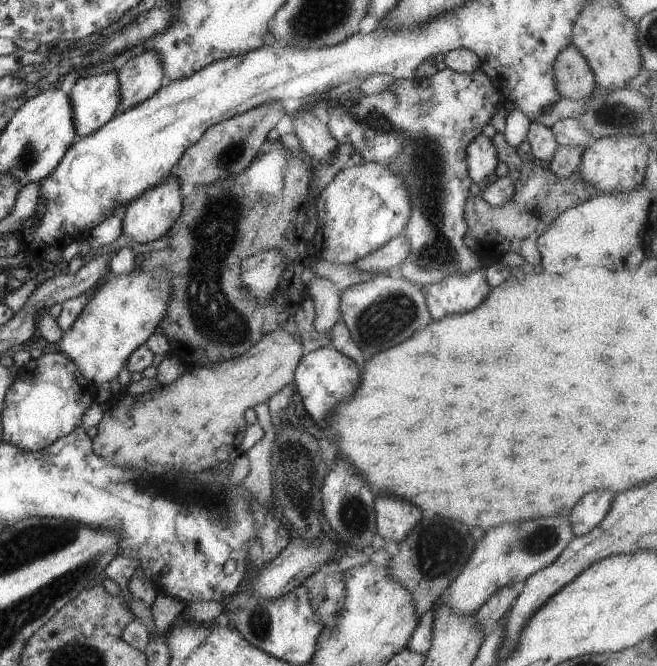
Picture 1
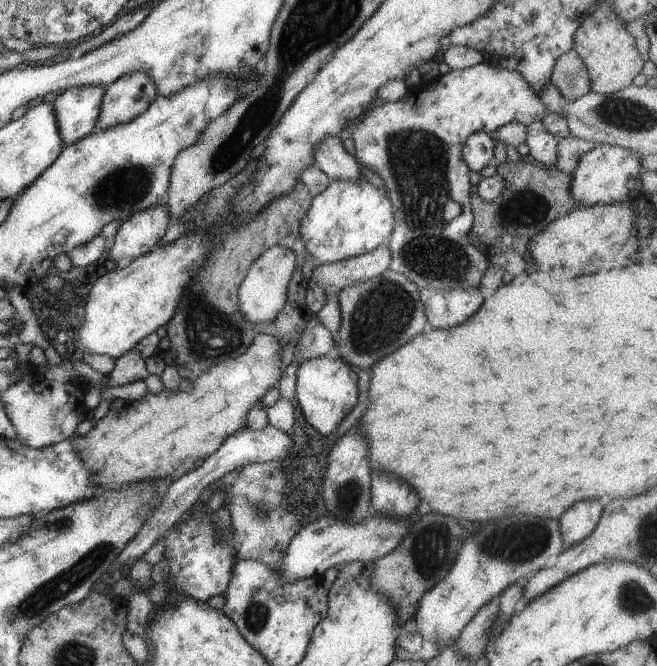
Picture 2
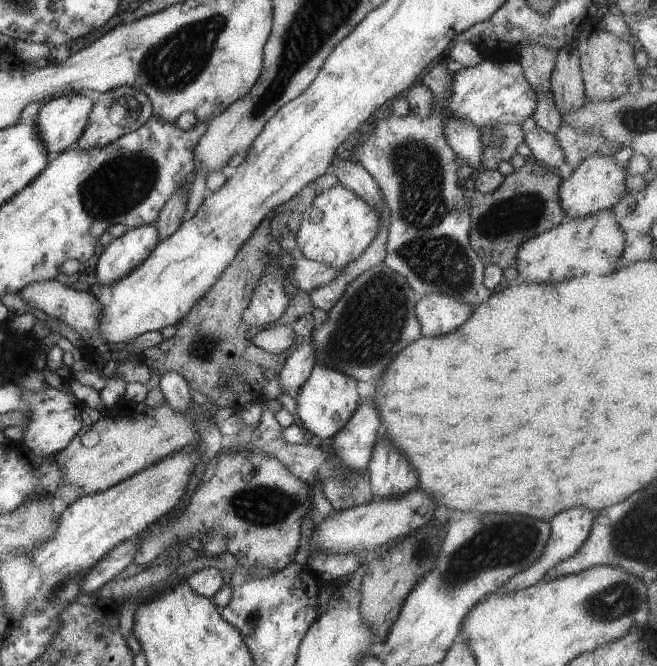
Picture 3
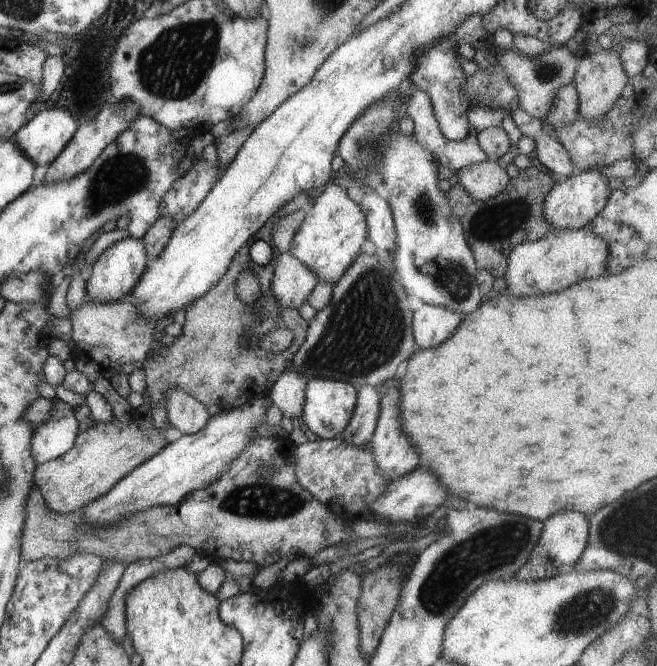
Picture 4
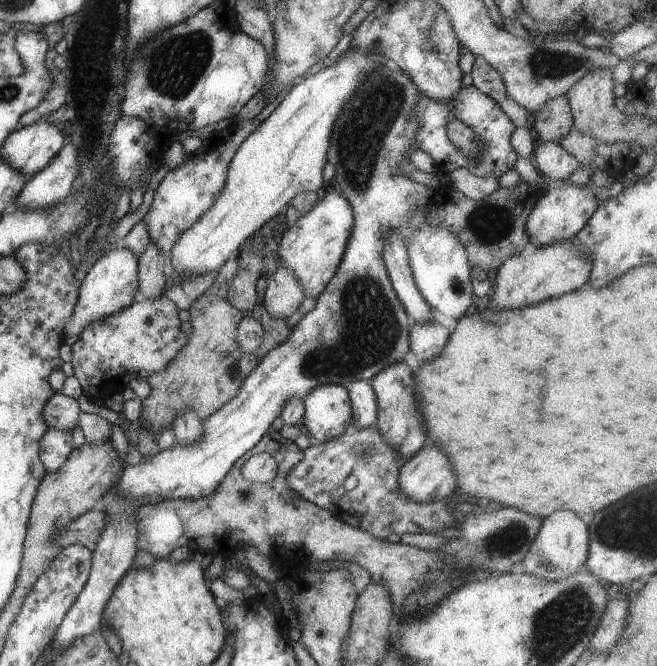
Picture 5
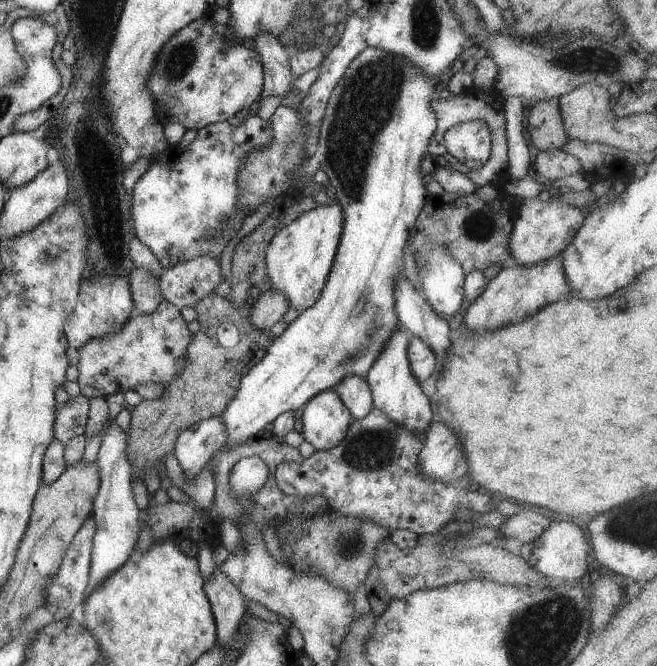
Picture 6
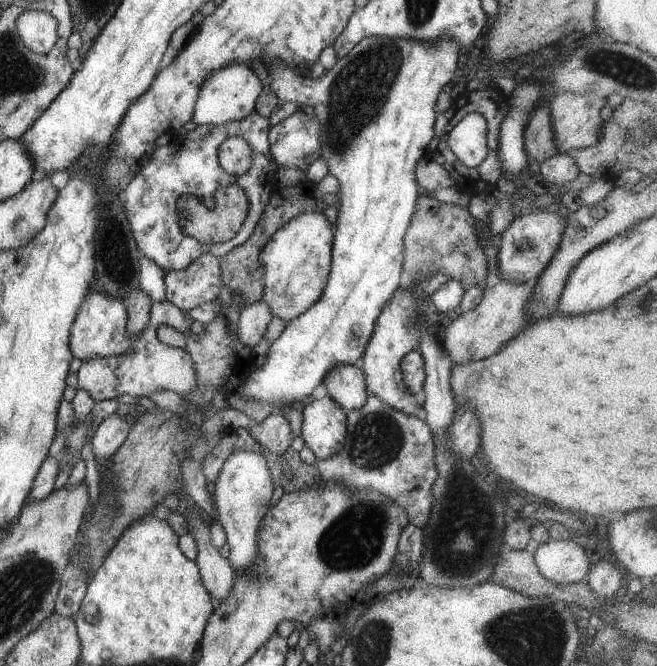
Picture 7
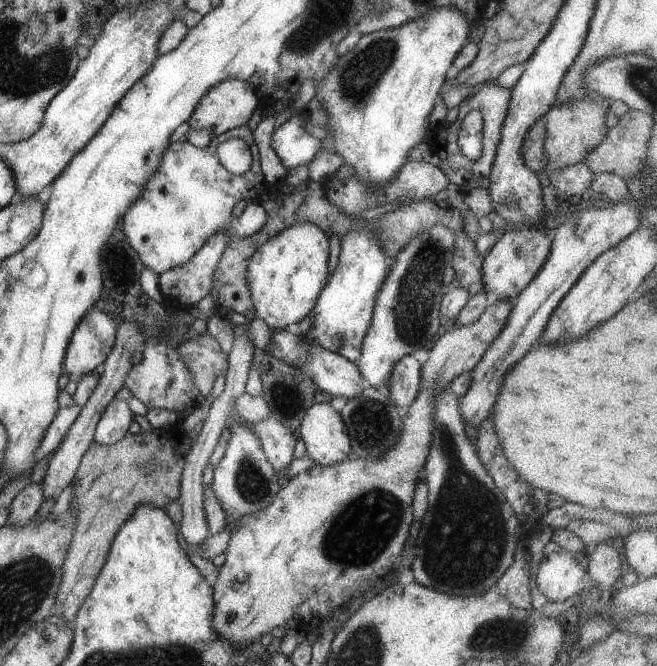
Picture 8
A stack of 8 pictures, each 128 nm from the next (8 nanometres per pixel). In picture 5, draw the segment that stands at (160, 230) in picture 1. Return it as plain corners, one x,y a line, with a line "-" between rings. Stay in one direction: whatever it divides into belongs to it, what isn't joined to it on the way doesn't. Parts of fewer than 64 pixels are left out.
123,245
102,255
88,270
79,289
77,301
63,328
63,342
72,346
89,324
104,320
129,307
136,296
138,284
138,257

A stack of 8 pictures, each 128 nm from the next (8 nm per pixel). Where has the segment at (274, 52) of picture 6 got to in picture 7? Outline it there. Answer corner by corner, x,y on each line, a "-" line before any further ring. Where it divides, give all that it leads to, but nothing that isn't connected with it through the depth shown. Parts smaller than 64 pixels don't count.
364,37
346,56
339,58
336,64
329,71
325,71
322,76
315,79
303,76
294,68
287,67
281,61
277,61
276,65
271,65
268,69
267,82
271,86
271,91
276,94
277,98
284,102
296,102
297,104
308,104
315,110
319,123
317,137
321,140
321,156
326,158
329,166
329,174
336,176
339,180
339,202
340,208
337,209
338,220
333,236
331,271
328,275
326,286
324,287
321,299
313,304
305,313
298,318
286,324
285,330
280,334
278,339
269,347
265,363
260,369
251,372
244,384
241,385
242,390
247,397
257,400
264,404
273,404
278,407
280,402
286,404
300,402
303,398
312,394
316,386
323,382
326,373
334,366
340,363
359,364
360,356
370,340
375,327
378,316
380,316
383,304
386,304
396,292
400,284
400,272
403,270
403,246
404,235
408,228
409,222
413,218
416,208
417,198
422,194
418,183
415,179
416,163
424,156
427,156
427,146
434,134
435,112
434,105
438,94
443,89
448,89
455,81
453,72
458,68
458,56
460,56
460,47
456,41
448,37
442,37
437,41
419,41
406,37

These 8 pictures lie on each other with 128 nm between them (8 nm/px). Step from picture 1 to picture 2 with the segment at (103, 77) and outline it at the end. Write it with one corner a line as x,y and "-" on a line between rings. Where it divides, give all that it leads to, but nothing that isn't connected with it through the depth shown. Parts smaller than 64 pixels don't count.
74,87
57,94
51,104
63,144
82,140
94,132
105,88

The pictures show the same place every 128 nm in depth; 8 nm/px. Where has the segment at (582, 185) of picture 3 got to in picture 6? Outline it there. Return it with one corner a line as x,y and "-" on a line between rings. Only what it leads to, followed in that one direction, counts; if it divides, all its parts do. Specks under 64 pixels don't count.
553,192
552,198
542,202
537,197
524,198
513,222
509,238
511,258
518,265
532,266
550,259
559,259
562,251
572,242
583,225
584,216
576,203
568,205
557,200
561,192

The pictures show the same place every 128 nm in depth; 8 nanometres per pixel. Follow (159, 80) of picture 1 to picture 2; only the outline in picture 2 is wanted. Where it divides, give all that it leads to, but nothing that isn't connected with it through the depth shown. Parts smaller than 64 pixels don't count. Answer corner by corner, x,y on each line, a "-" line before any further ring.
146,73
123,75
105,88
94,132
134,121
149,109
157,95
154,81

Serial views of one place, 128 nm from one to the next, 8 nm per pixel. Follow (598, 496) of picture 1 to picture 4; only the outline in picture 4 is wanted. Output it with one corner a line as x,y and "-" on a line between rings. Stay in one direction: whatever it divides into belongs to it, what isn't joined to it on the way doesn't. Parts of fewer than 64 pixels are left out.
557,512
543,521
538,542
531,550
528,560
517,570
518,580
535,581
555,577
561,571
573,569
585,551
589,537
588,516
581,512

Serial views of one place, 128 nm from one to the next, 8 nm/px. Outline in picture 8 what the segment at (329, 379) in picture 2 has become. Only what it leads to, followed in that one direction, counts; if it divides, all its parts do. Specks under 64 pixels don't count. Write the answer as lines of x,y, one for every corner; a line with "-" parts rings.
330,403
314,404
300,426
306,454
316,465
327,467
349,460
351,435
341,414

